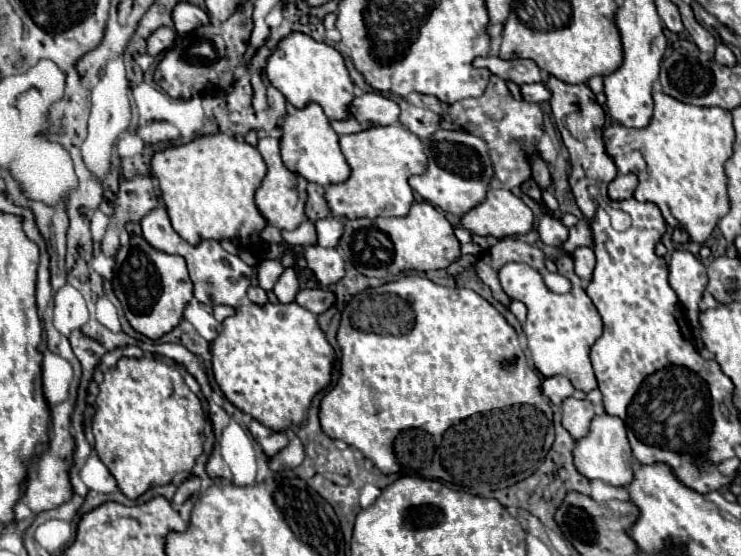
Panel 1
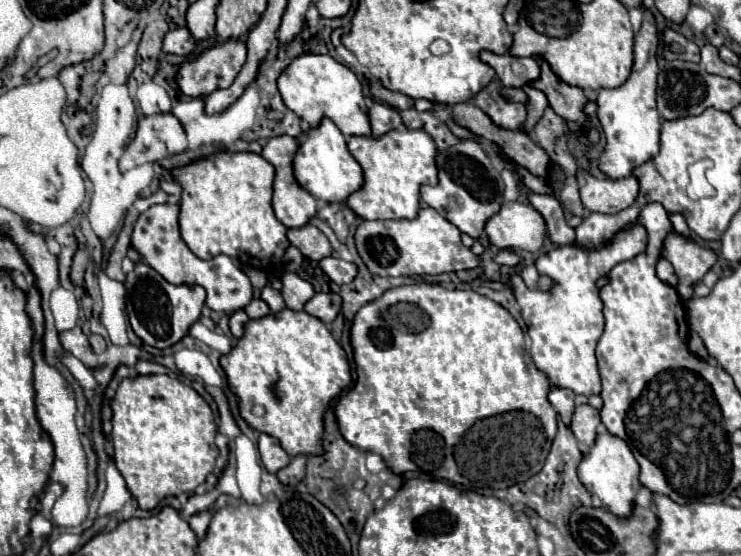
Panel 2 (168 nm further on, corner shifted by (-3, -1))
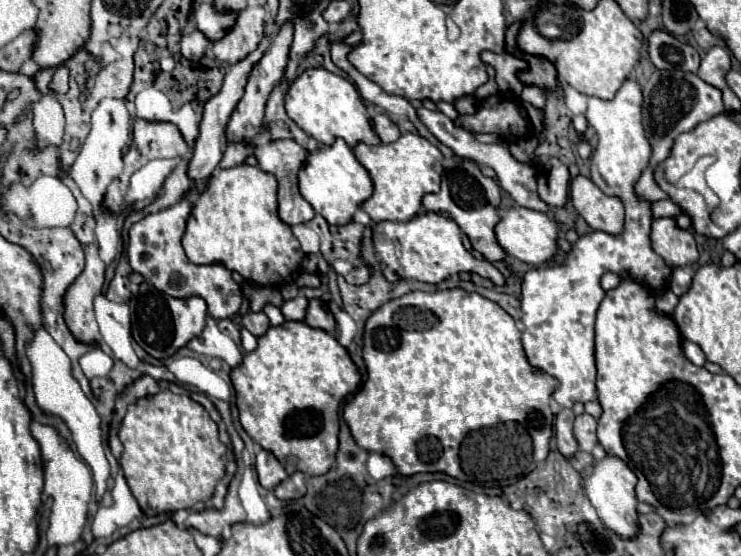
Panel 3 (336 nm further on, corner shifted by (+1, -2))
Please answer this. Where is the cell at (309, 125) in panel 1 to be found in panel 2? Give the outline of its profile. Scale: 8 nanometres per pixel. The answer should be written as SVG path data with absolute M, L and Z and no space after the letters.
M324 117L318 127L310 127L302 135L294 155L294 175L306 191L324 201L344 201L362 185L362 167L350 155L344 135L328 117Z

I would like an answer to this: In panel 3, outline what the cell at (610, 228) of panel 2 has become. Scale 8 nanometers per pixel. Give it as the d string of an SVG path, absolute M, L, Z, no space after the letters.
M654 70L652 76L642 86L642 94L644 94L642 126L644 126L646 138L652 146L652 158L650 158L648 170L642 172L642 176L636 184L636 194L650 200L650 202L656 202L656 200L668 198L668 194L664 190L660 190L660 186L656 184L654 170L662 160L668 158L676 136L680 136L688 130L694 130L702 120L708 120L716 114L722 114L724 104L722 104L722 92L718 88L706 84L696 74L682 72L682 70Z

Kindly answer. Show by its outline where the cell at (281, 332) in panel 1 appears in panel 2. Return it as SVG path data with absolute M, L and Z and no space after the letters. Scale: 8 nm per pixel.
M282 309L278 313L268 313L260 319L250 319L244 325L244 335L236 341L230 353L220 357L220 365L226 373L230 391L238 397L238 407L242 419L256 431L276 437L288 455L316 455L322 453L322 419L324 411L340 391L344 391L350 381L350 365L340 343L330 335L326 325L308 315L306 311Z

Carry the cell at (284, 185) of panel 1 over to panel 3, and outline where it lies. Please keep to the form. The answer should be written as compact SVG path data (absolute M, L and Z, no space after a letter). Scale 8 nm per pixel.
M272 140L266 146L254 148L254 156L258 160L258 166L264 172L274 174L278 180L278 214L280 214L280 218L290 226L310 222L314 218L314 208L298 192L298 170L302 168L302 164L306 160L306 150L300 144L296 144L294 140Z

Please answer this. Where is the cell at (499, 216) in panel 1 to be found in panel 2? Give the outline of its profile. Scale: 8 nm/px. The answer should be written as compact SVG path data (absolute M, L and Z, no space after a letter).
M506 201L500 211L486 221L484 227L488 239L498 249L526 249L538 251L544 241L544 219L542 215L526 203Z

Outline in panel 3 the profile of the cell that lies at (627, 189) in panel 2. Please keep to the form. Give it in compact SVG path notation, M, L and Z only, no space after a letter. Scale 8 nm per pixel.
M590 178L572 180L572 204L592 230L620 234L624 230L624 204L606 196Z

